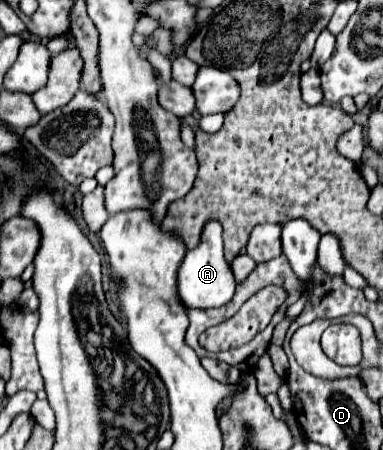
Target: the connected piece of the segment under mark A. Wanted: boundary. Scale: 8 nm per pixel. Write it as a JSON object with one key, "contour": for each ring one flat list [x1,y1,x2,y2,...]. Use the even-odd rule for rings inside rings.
{"contour":[[214,220,206,222,204,230,202,230,202,238,200,244,186,250,186,256,178,268,178,294,184,300,184,304,188,308,200,308,200,310,208,310,208,308,216,308,216,306,224,306,226,302,230,302,230,298,234,296,234,288,236,288,236,280,234,274,230,270,230,264,224,258,224,246,222,246,222,226]]}

